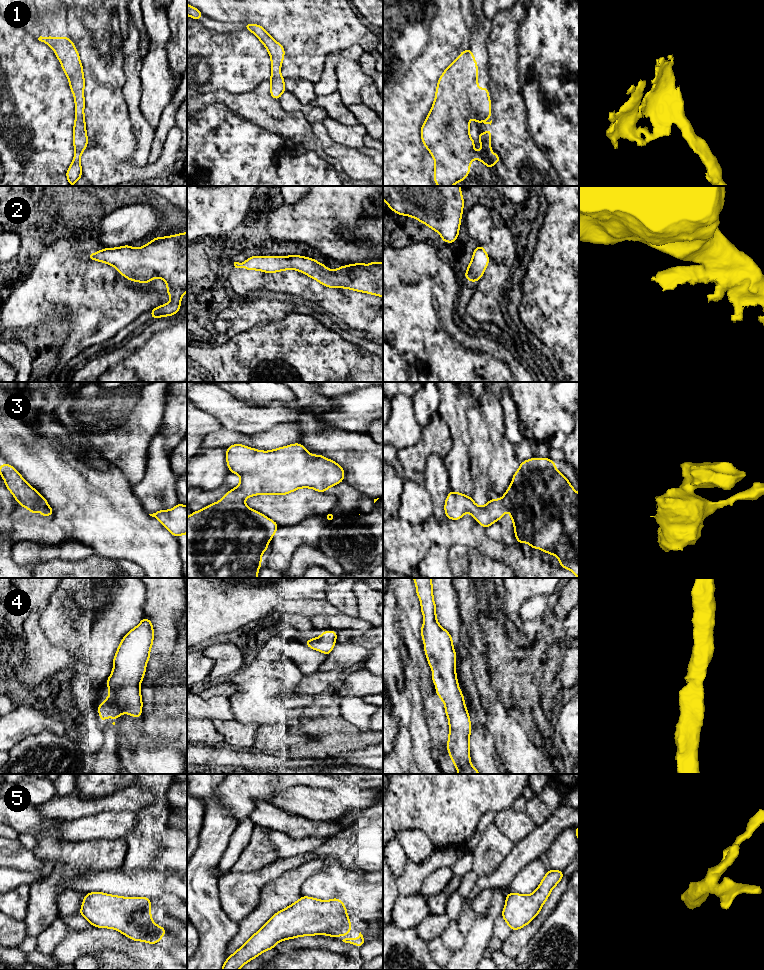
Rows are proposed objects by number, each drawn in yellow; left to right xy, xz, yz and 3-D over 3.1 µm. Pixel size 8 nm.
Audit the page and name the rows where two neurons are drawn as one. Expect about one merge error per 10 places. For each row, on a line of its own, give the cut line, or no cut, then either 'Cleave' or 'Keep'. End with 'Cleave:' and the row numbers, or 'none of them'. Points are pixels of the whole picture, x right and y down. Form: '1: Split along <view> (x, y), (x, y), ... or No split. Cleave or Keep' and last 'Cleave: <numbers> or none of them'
1: No split. Keep
2: No split. Keep
3: No split. Keep
4: No split. Keep
5: No split. Keep
Cleave: none of them

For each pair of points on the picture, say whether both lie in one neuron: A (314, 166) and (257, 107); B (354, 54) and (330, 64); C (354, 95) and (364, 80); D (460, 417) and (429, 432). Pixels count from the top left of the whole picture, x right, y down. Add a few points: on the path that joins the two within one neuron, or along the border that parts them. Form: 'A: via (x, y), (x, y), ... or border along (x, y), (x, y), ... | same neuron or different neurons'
A: via (307, 148), (306, 144), (287, 125), (275, 125) | same neuron
B: via (348, 54), (338, 55), (335, 58) | same neuron
C: via (354, 91), (360, 84) | same neuron
D: border along (437, 412), (448, 426), (452, 446) | different neurons

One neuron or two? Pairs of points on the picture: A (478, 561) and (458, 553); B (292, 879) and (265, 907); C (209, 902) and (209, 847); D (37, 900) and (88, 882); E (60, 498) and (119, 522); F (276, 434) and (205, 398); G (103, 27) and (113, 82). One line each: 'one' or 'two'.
A: one
B: one
C: one
D: two
E: one
F: two
G: two

